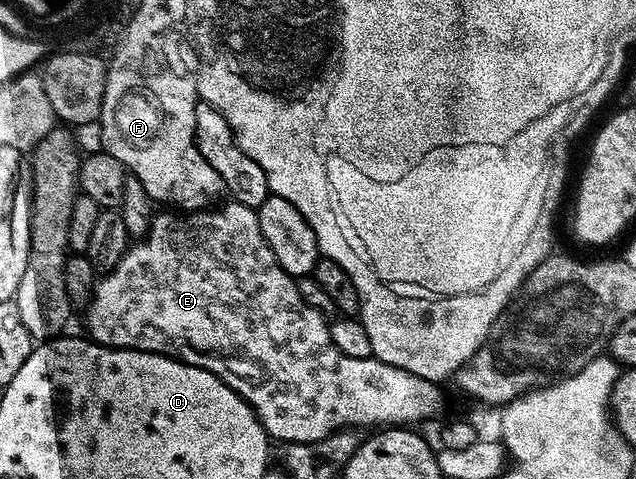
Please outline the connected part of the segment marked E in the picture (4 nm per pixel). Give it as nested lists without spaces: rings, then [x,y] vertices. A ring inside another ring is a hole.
[[[236,202],[222,203],[212,210],[189,210],[182,214],[177,210],[161,210],[153,217],[149,225],[149,233],[130,247],[119,263],[104,273],[105,276],[96,281],[95,287],[87,301],[89,307],[89,332],[96,343],[107,348],[132,348],[134,352],[155,352],[159,356],[171,356],[196,368],[215,374],[235,394],[242,396],[253,408],[257,421],[265,427],[274,441],[286,444],[316,445],[317,440],[325,440],[332,432],[340,428],[373,428],[378,426],[417,426],[420,420],[433,420],[445,408],[445,396],[441,393],[440,383],[419,378],[416,371],[408,372],[405,366],[396,368],[384,360],[367,356],[348,356],[335,346],[329,333],[326,317],[320,316],[303,298],[297,289],[297,280],[279,266],[271,246],[263,238],[263,230],[259,230],[259,218],[254,209]]]

